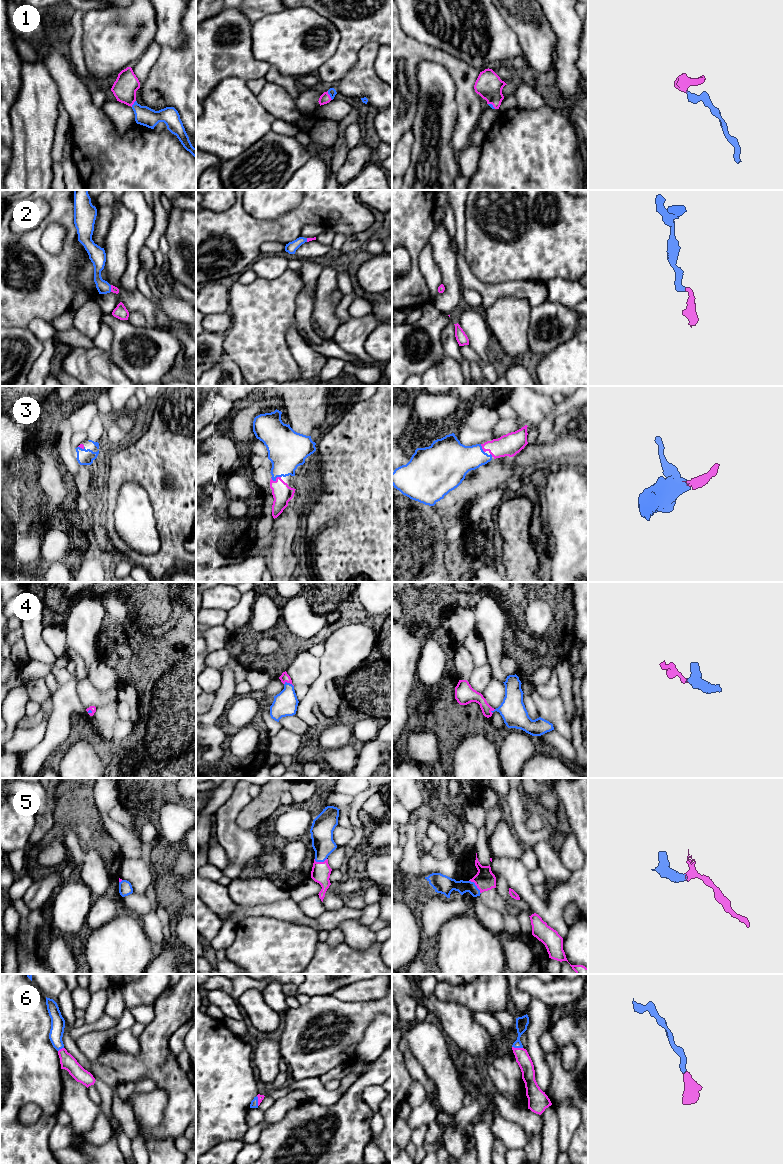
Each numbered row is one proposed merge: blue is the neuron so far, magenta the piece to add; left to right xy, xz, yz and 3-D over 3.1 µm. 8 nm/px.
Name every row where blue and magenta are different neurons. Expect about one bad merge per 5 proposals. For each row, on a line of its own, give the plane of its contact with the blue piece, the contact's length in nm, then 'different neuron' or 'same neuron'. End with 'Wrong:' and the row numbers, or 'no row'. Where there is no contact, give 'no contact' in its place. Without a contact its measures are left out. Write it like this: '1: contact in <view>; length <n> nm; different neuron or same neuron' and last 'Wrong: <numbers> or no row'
1: contact in xz; length 80 nm; same neuron
2: contact in xy; length 60 nm; same neuron
3: contact in xz; length 80 nm; same neuron
4: contact in xz; length 90 nm; same neuron
5: contact in yz; length 140 nm; same neuron
6: contact in yz; length 90 nm; same neuron
Wrong: no row

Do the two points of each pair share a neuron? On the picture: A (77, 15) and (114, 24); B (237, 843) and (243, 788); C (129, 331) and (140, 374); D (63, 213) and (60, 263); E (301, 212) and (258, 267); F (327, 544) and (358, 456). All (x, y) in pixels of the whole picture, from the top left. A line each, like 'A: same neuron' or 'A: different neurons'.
A: different neurons
B: same neuron
C: same neuron
D: same neuron
E: different neurons
F: same neuron

